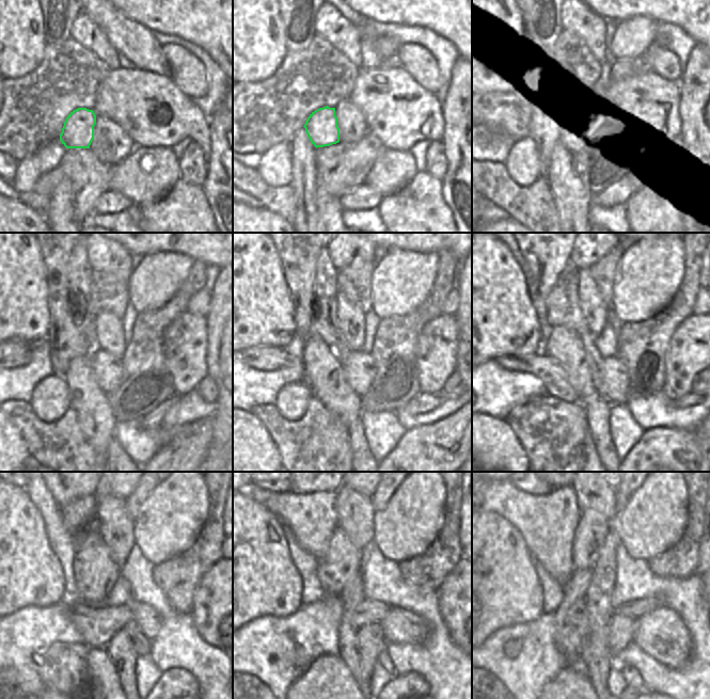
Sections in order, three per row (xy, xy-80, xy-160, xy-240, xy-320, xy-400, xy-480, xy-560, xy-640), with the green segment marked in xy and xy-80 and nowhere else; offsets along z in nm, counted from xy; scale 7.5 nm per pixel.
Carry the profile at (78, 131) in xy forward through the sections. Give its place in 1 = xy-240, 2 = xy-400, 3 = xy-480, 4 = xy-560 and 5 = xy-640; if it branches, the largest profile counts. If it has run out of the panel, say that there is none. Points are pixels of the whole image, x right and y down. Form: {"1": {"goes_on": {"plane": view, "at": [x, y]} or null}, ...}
{"1": {"goes_on": {"plane": "xy-240", "at": [107, 368]}}, "2": {"goes_on": {"plane": "xy-400", "at": [611, 383]}}, "3": {"goes_on": {"plane": "xy-480", "at": [146, 620]}}, "4": {"goes_on": {"plane": "xy-560", "at": [399, 625]}}, "5": {"goes_on": {"plane": "xy-640", "at": [661, 634]}}}

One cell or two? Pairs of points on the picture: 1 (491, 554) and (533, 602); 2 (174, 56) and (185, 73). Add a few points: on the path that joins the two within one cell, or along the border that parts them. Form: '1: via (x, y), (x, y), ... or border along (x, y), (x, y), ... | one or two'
1: via (496, 566), (521, 590) | one
2: via (178, 59), (185, 68) | one

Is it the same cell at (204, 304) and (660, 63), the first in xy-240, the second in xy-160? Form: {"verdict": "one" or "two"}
{"verdict": "one"}

